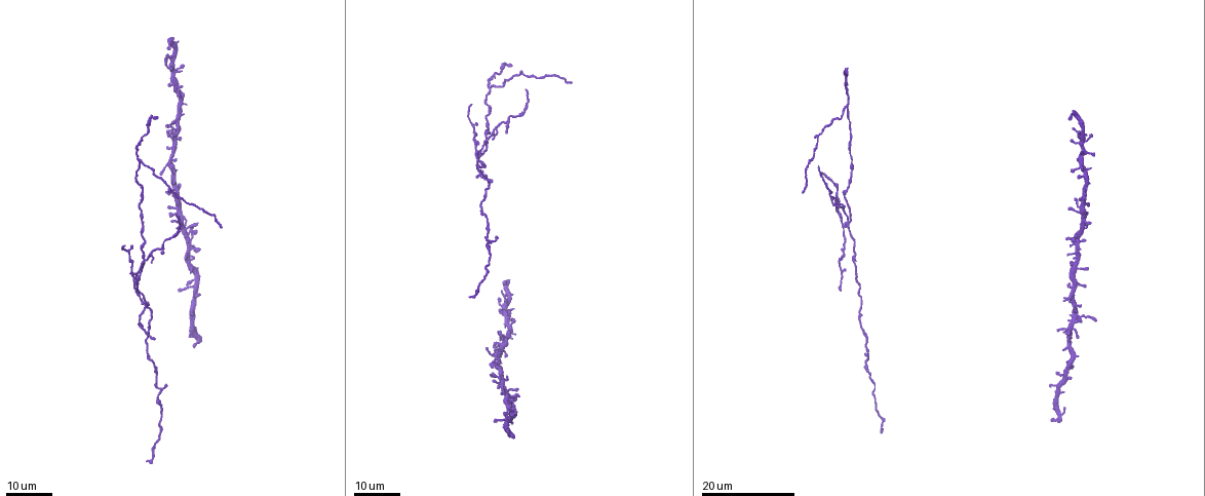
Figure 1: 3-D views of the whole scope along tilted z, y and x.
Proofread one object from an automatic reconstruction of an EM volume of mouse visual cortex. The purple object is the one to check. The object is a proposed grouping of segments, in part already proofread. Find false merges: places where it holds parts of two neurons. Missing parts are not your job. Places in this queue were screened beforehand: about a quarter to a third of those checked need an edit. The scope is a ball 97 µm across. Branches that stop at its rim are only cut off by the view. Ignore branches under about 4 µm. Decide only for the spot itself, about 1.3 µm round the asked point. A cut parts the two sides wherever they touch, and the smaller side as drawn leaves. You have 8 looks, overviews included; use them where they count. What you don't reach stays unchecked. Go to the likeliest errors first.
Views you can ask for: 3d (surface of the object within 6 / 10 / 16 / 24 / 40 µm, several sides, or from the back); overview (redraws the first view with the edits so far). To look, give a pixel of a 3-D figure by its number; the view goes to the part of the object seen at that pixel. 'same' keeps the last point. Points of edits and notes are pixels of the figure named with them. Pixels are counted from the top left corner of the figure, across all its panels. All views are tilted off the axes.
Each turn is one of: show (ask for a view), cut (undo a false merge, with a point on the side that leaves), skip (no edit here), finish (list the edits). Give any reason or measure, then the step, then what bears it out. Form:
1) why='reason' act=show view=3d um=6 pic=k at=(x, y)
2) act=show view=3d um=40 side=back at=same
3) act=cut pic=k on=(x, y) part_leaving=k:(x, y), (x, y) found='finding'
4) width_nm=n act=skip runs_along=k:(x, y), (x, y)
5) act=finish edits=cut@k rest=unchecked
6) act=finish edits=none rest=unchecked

why='two arms at a narrow angle' act=show view=3d um=24 pic=1 at=(844, 226)

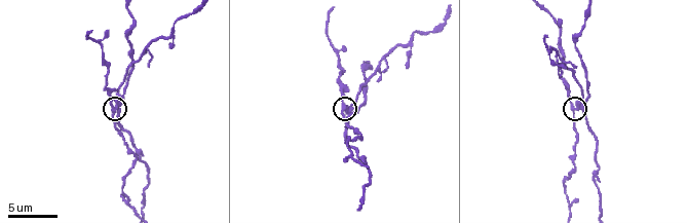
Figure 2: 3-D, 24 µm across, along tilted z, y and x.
act=show view=3d um=6 pic=2 at=(347, 110)

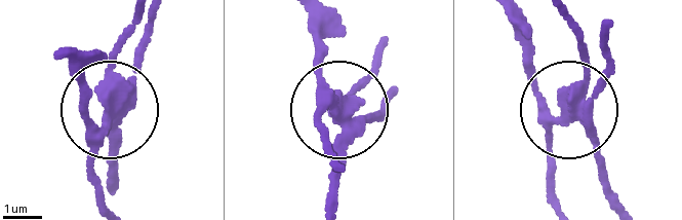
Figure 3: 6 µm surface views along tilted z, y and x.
why='other side' act=show view=3d um=6 side=back pic=3 at=(109, 115)

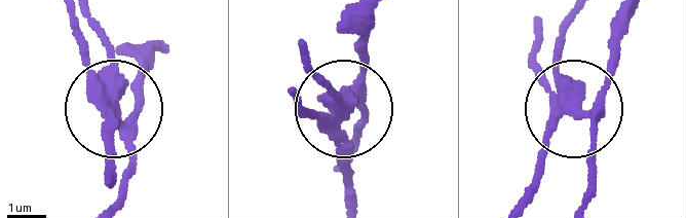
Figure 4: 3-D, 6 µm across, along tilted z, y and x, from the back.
act=cut pic=4 on=(103, 38) part_leaving=4:(106, 87), (105, 35), (89, 12) found='a second neuron is stuck on'

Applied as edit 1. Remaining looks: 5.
why='calibre changes' act=show view=3d um=24 pic=1 at=(490, 241)

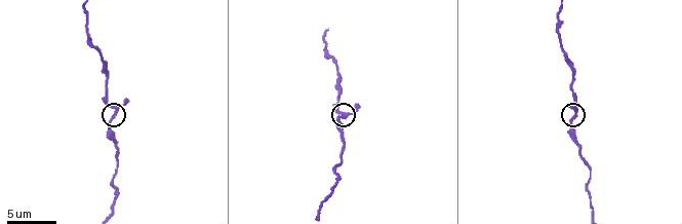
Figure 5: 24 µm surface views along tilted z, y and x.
act=show view=3d um=10 pic=5 at=(115, 110)

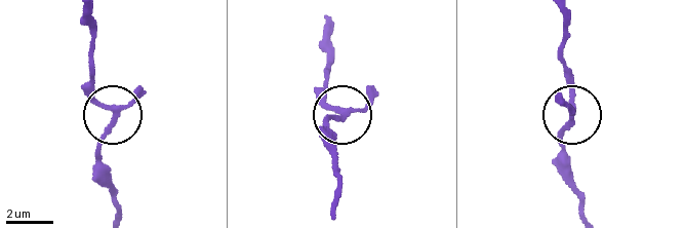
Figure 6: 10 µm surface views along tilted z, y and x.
act=skip runs_along=6:(335, 207), (325, 117), (339, 114), (325, 83) found='all the same neuron'

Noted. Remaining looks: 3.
why='two arms in line, one across' act=show view=3d um=24 pic=1 at=(847, 105)

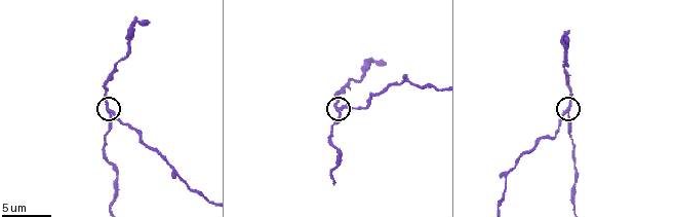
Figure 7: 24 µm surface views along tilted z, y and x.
why='closer look' act=show view=3d um=10 pic=7 at=(340, 108)

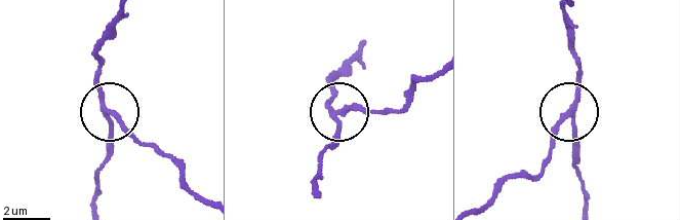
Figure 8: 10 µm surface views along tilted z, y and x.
arms=3 act=cut pic=8 on=(128, 132) part_leaving=8:(104, 107), (113, 110), (135, 138), (175, 160), (207, 203) found='a second neuron is stuck on'

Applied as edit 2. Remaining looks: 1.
act=finish edits=cut@4,cut@8 rest=unchecked

